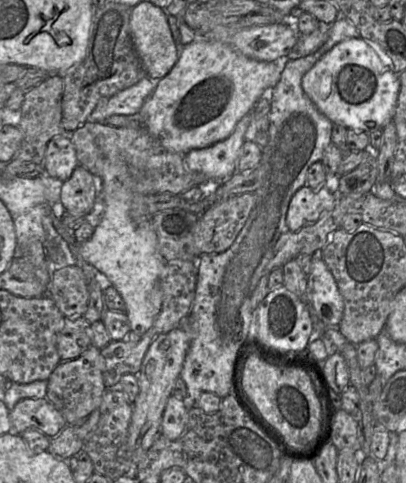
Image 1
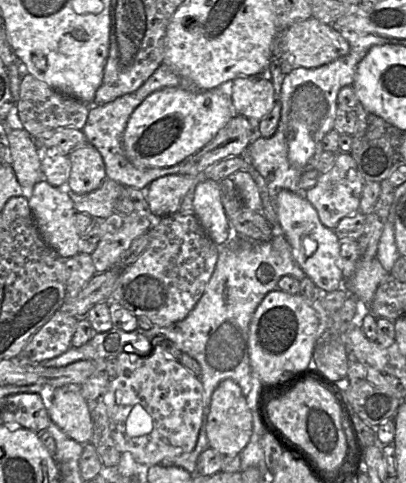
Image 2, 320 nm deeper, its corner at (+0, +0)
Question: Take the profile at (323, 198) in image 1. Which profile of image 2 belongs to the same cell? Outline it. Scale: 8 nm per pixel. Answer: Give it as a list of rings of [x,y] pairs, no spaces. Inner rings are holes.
[[[339,151],[332,168],[320,174],[317,184],[306,190],[303,195],[317,210],[321,223],[334,230],[342,218],[359,211],[364,184],[351,154]]]

